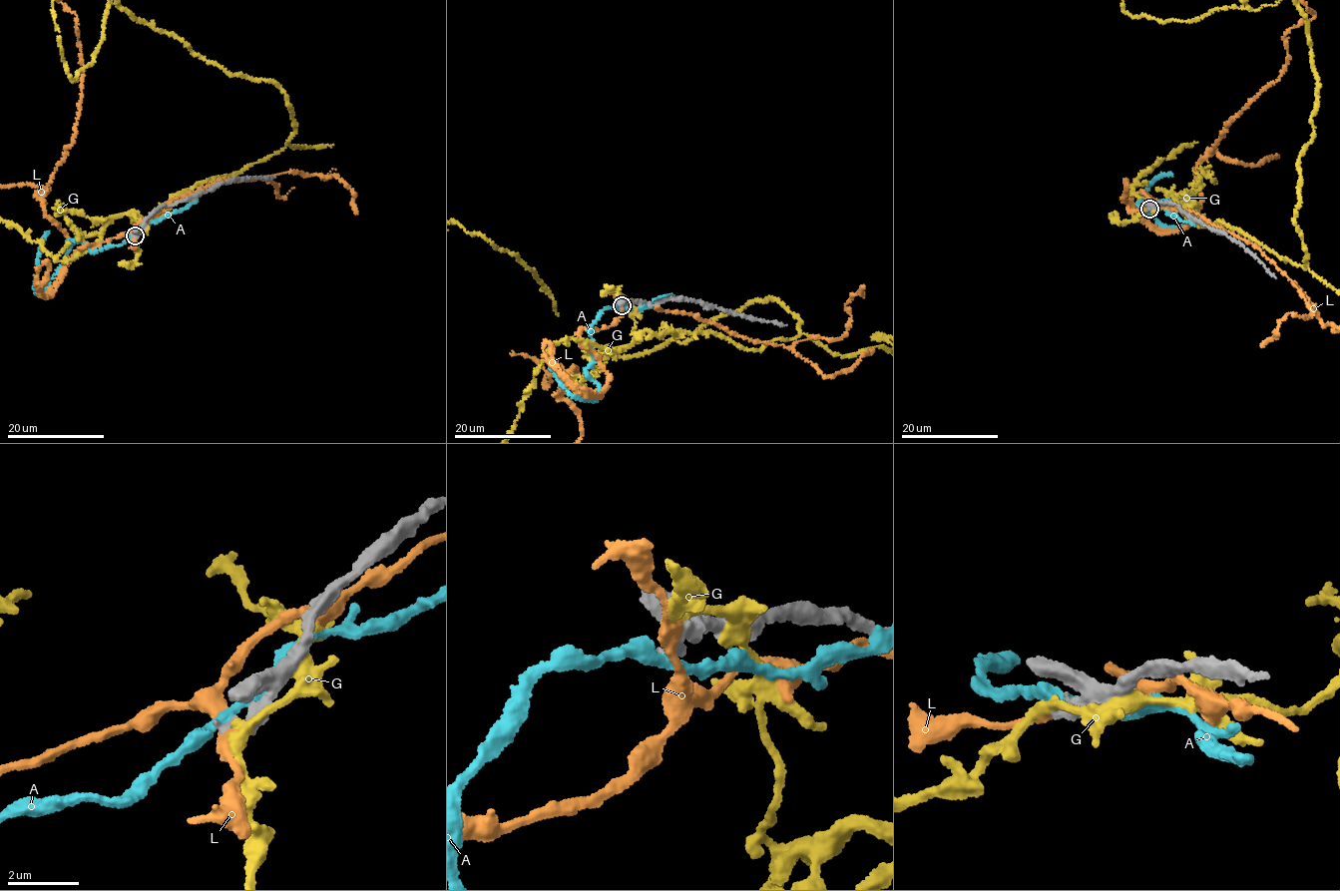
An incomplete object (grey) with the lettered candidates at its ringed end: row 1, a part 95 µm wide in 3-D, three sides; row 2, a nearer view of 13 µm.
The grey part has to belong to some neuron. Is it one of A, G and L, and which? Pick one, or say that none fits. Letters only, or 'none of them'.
none of them

